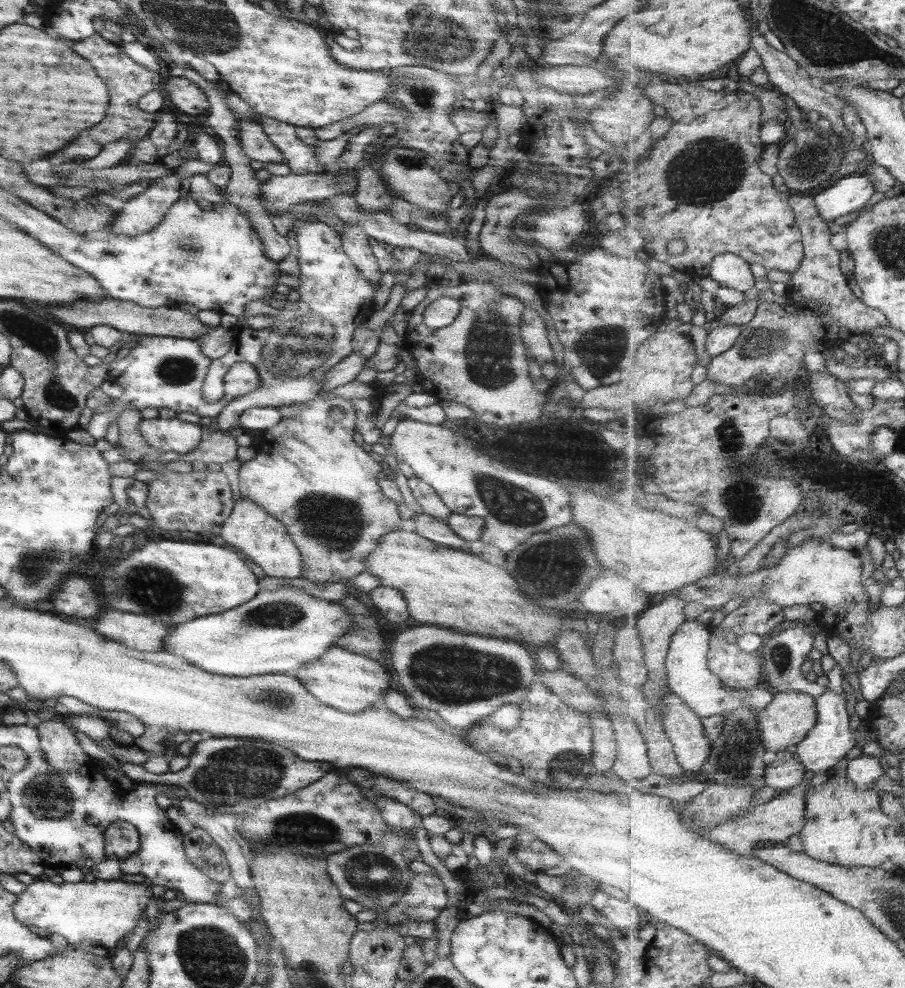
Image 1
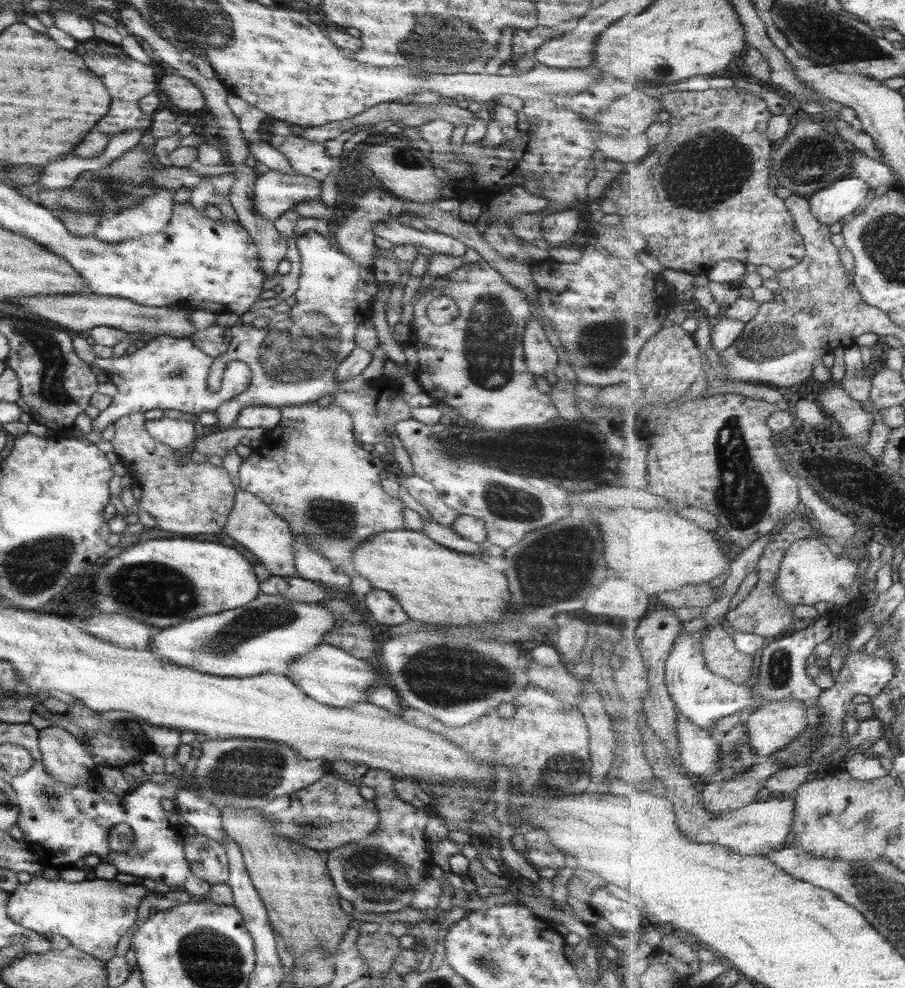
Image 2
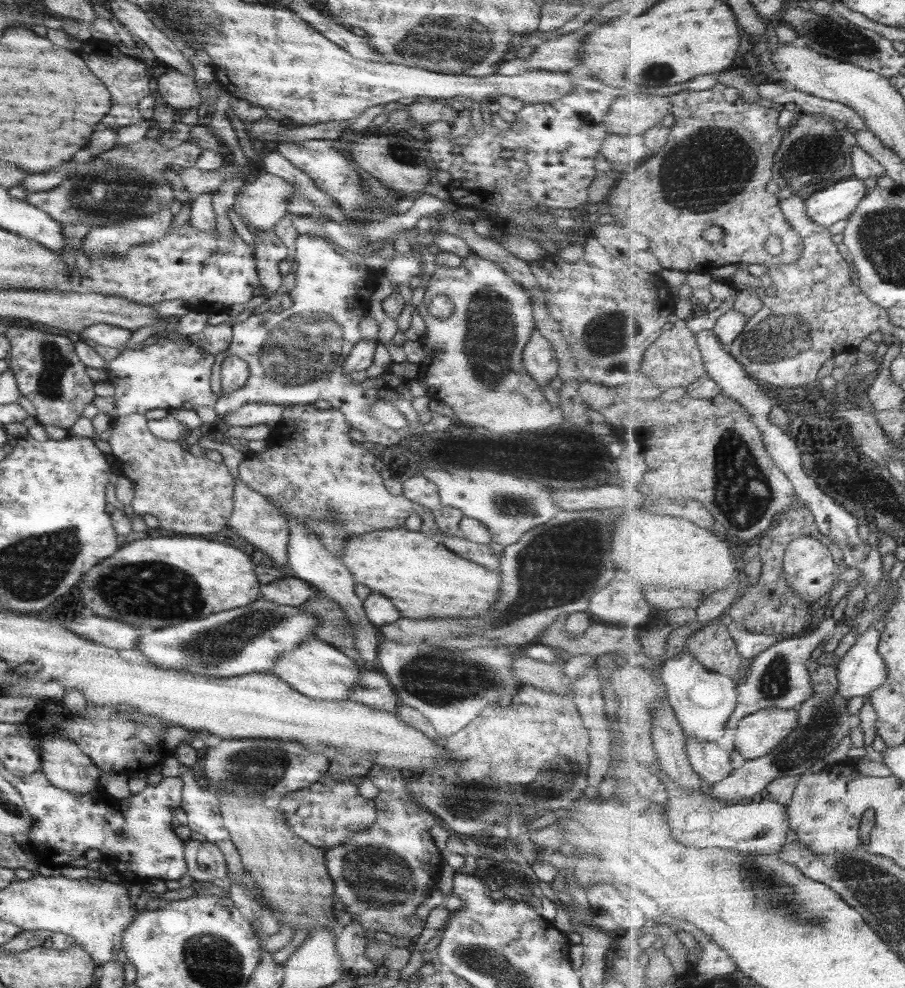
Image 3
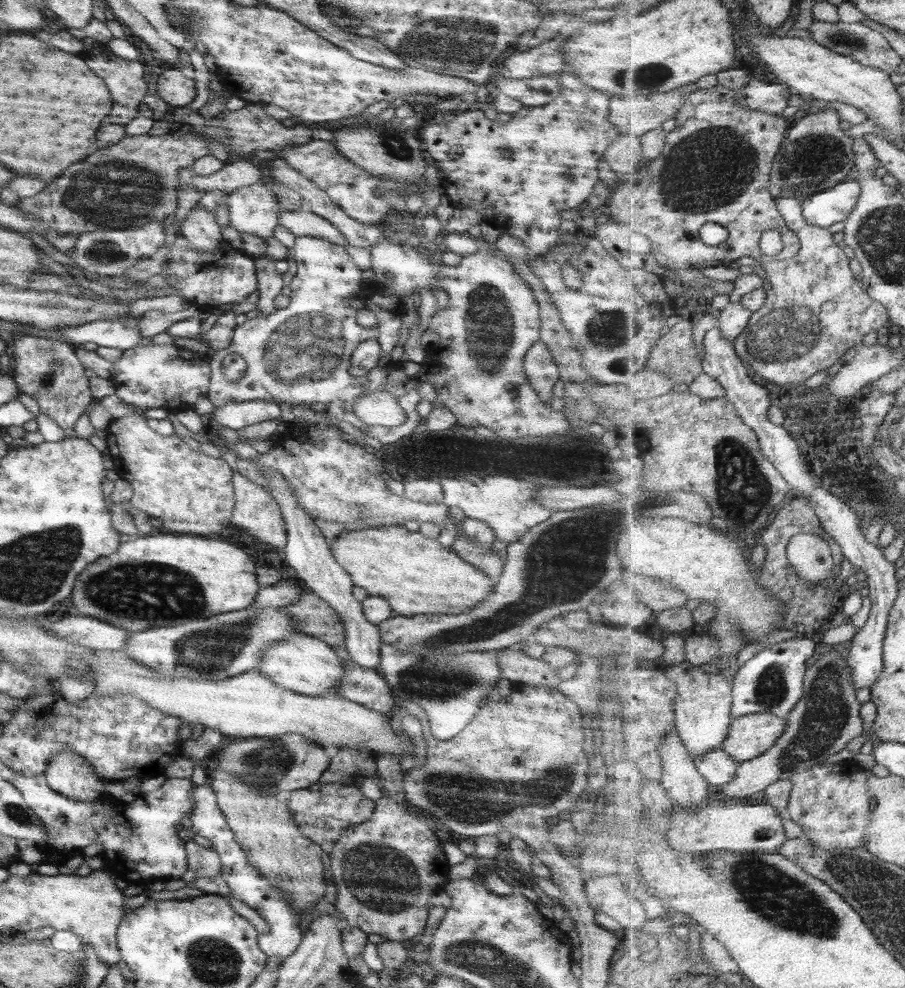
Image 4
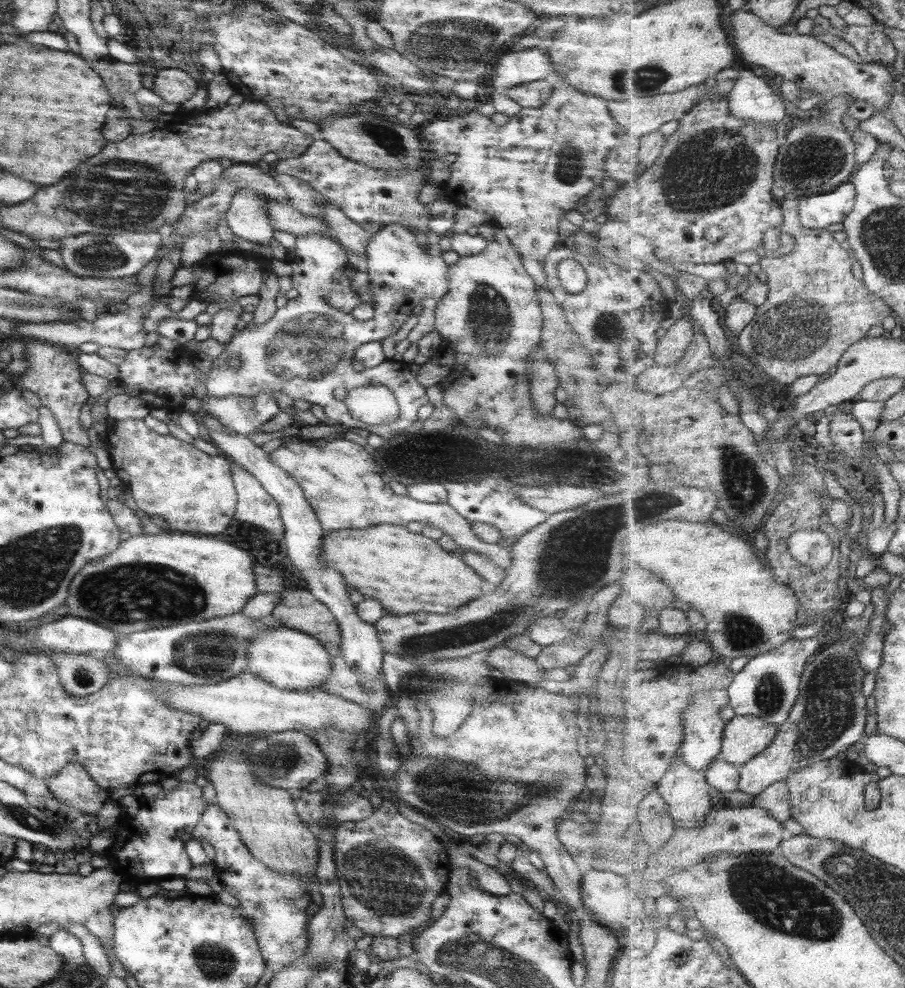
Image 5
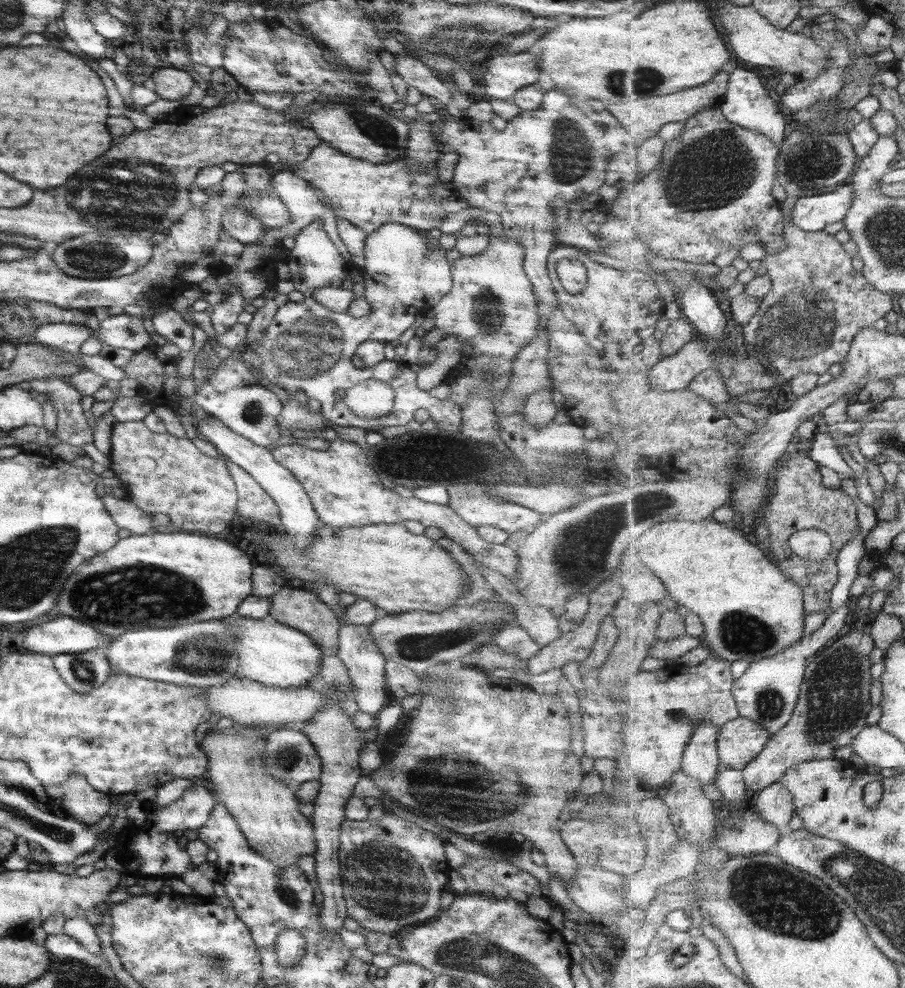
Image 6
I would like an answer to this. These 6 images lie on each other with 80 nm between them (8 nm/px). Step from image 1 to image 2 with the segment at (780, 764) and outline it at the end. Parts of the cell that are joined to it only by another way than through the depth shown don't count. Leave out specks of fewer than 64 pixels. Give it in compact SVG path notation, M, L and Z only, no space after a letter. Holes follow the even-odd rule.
M807 764L778 770L773 776L770 776L766 784L770 796L781 798L781 800L794 798L798 794L799 787L807 782L807 776L809 776L811 768Z

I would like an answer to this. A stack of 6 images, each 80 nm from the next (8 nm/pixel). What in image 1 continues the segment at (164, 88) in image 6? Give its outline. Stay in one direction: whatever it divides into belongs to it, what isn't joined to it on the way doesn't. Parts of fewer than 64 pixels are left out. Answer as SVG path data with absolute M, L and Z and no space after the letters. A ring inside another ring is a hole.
M169 76L163 82L171 104L179 112L189 114L192 118L204 115L208 109L208 100L204 92L194 82L183 76Z

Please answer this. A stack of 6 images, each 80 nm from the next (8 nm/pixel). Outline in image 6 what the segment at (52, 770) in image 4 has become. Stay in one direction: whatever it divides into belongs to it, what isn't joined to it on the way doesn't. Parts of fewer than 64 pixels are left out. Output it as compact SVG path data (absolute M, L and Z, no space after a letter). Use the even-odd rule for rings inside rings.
M75 773L57 786L44 787L43 795L57 798L65 814L85 825L92 826L109 811L109 795L97 792L83 776Z

